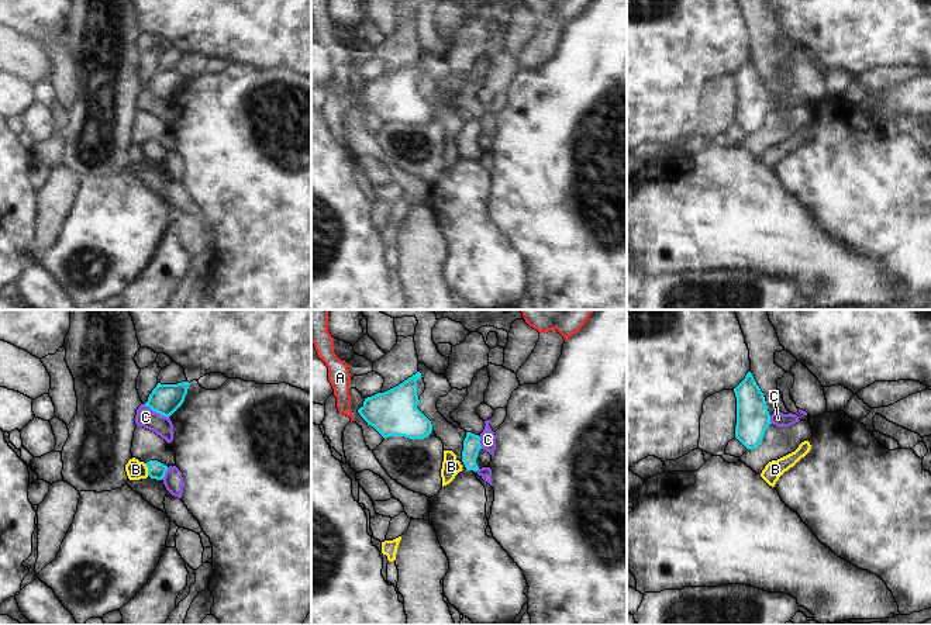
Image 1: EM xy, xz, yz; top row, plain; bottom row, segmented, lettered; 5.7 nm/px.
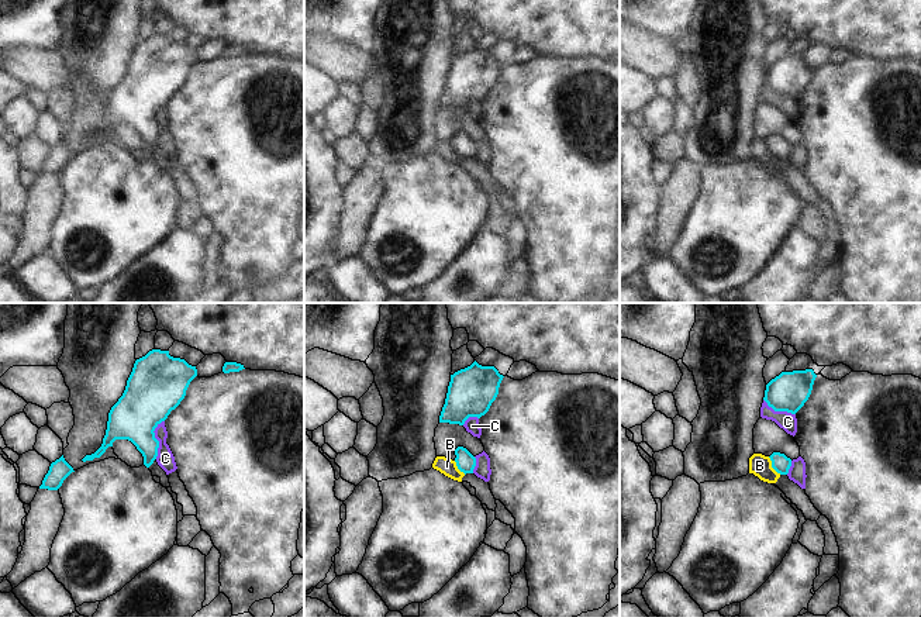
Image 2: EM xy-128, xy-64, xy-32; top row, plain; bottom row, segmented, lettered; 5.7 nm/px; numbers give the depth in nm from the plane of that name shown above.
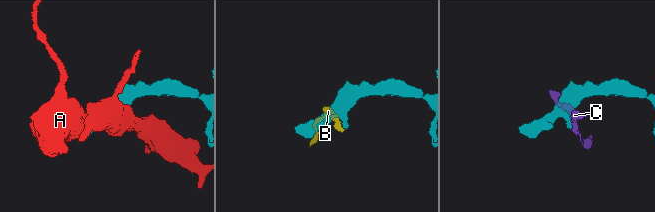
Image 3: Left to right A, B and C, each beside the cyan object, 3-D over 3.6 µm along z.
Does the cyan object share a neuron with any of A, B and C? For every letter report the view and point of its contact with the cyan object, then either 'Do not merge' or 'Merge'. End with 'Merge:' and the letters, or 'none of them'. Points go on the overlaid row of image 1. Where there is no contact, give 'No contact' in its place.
A: No contact. Do not merge
B: Touches cyan at xy (148, 469). Do not merge
C: Touches cyan at xy (155, 411). Do not merge
Merge: none of them.

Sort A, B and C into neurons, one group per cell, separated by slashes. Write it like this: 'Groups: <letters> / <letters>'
Groups: A / B / C.

